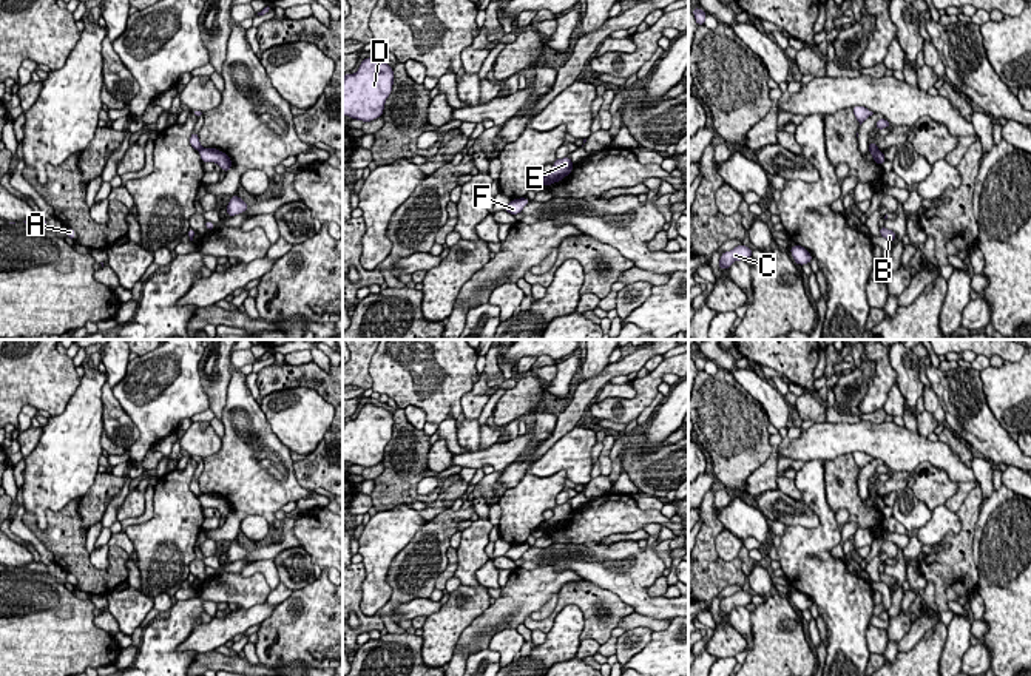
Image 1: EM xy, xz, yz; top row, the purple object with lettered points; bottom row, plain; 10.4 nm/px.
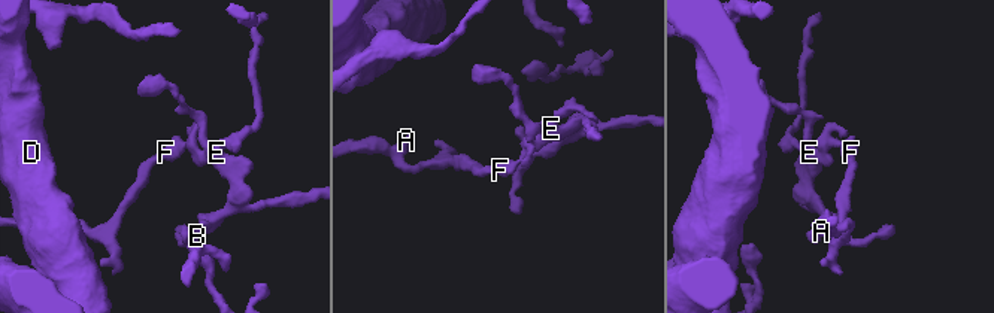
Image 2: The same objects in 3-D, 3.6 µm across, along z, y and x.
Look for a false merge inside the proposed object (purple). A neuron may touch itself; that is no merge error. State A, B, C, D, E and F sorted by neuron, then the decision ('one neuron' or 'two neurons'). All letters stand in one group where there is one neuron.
groups A C D F / B E; two neurons

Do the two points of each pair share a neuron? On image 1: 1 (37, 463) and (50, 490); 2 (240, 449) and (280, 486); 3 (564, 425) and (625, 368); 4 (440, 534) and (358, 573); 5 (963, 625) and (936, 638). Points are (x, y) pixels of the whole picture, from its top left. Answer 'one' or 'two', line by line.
1: one
2: one
3: one
4: one
5: two

